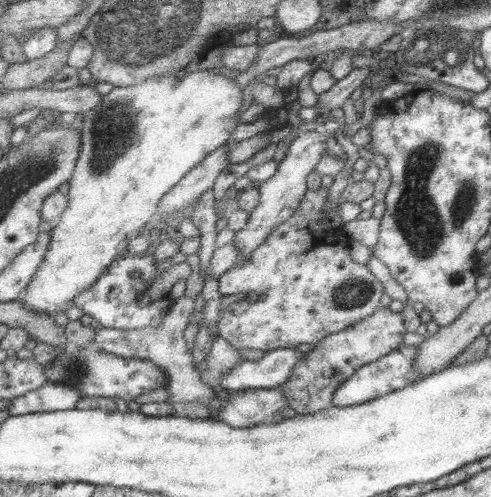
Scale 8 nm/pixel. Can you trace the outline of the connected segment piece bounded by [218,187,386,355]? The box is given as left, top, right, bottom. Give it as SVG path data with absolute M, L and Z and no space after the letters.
M321 187L318 190L308 190L308 194L304 197L304 201L301 202L301 205L297 208L296 214L291 220L279 225L272 233L272 236L266 242L263 242L249 259L245 260L245 262L241 262L241 264L236 264L219 279L220 290L223 295L239 294L239 292L241 292L241 294L243 294L243 292L257 292L261 296L255 302L249 302L249 300L245 299L238 300L225 307L223 310L222 318L218 324L221 330L221 337L227 339L227 341L237 347L237 349L243 350L243 348L247 348L251 350L253 355L259 355L280 348L297 348L299 344L315 344L315 342L318 343L321 339L333 333L341 332L342 330L361 323L365 318L371 318L372 315L381 308L381 298L386 294L386 288L383 282L381 282L381 279L367 267L367 264L359 264L359 262L355 262L355 260L351 258L353 240L347 236L347 233L331 229L331 227L329 227L329 229L325 227L326 220L323 219L330 219L330 213L332 212L332 210L326 210L329 200L330 188Z

